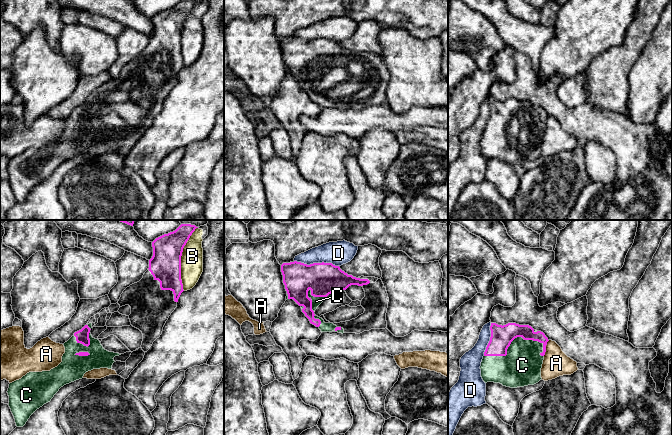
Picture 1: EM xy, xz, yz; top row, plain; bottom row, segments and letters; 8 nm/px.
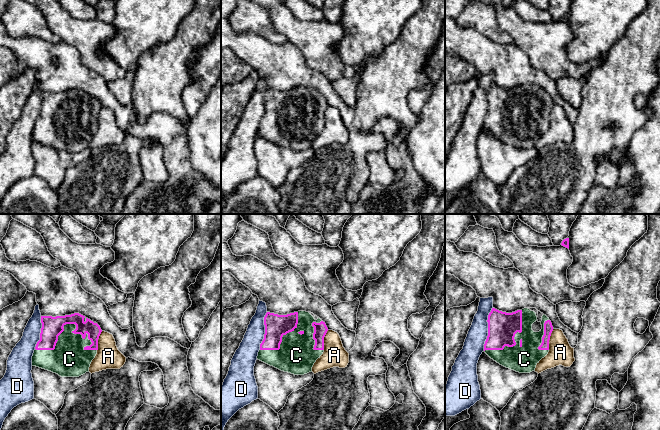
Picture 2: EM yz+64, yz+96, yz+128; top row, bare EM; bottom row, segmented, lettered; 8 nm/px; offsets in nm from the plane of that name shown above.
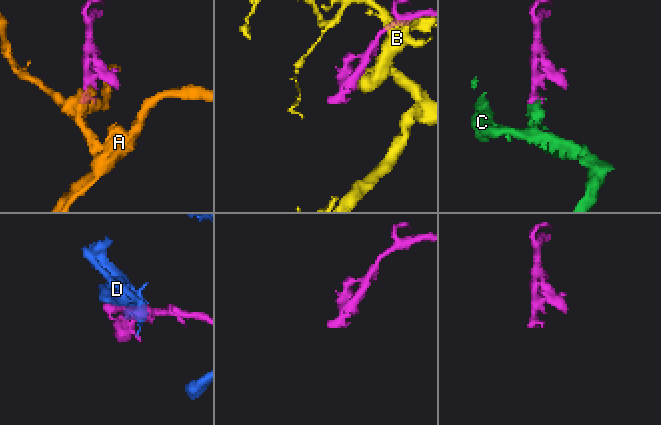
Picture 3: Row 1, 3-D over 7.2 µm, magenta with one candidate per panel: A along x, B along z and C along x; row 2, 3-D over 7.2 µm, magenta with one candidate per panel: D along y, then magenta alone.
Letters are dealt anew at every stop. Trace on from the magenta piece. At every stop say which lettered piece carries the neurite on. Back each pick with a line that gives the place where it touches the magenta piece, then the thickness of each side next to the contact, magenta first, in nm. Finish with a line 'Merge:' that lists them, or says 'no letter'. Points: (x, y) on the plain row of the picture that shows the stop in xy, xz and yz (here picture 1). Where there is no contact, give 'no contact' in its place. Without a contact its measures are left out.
C: contact yz (510, 119); calibres 180 and 300 nm
Merge: C

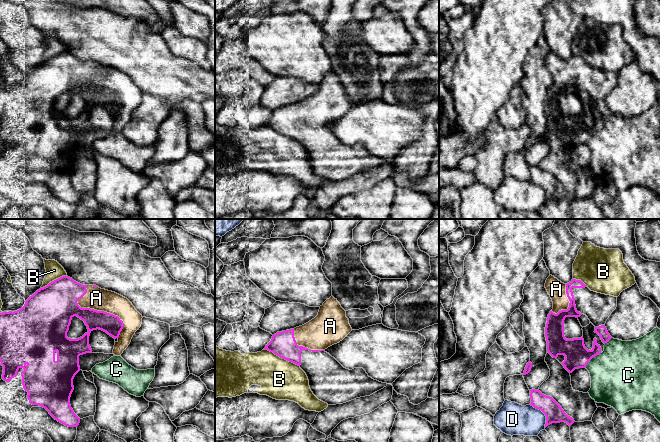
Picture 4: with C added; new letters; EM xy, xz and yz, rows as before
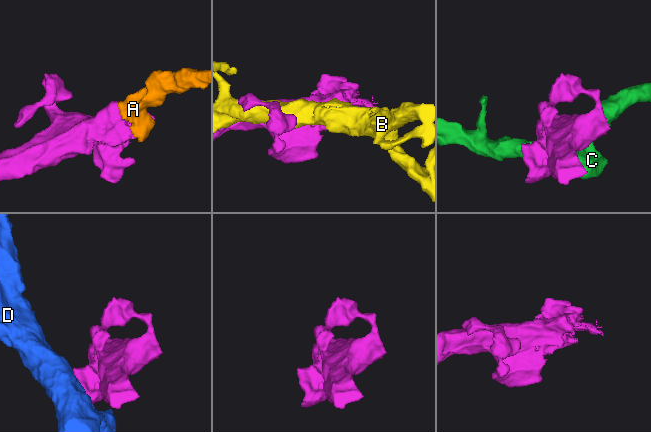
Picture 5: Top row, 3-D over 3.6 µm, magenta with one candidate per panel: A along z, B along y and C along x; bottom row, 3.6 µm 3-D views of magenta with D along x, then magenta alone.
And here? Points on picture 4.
A: contact xy (99, 87); calibres 160 and 180 nm
Merge: A

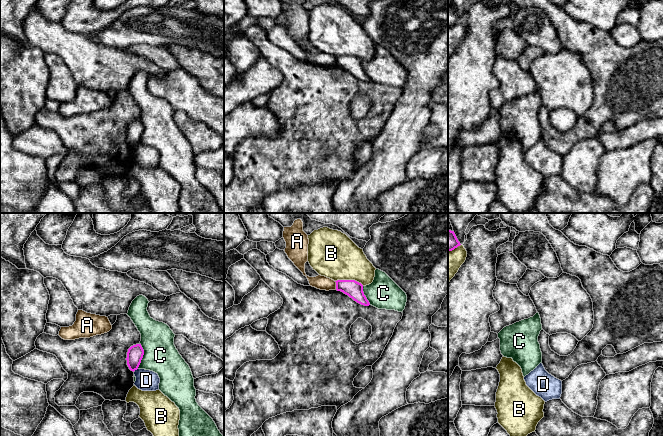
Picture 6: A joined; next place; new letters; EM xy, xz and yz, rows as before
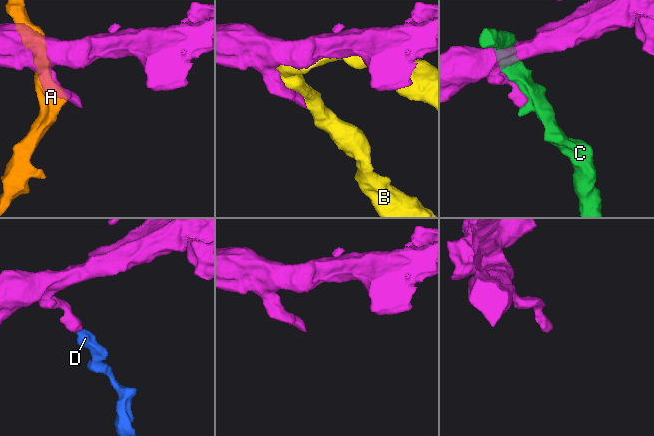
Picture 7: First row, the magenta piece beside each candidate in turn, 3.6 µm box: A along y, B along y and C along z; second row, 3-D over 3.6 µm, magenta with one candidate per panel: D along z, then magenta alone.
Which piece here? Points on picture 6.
Merge: no letter

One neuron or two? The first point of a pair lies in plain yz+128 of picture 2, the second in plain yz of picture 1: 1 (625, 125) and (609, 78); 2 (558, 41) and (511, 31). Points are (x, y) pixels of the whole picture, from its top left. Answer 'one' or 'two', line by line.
1: one
2: one

